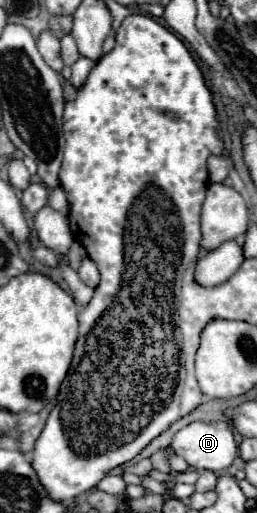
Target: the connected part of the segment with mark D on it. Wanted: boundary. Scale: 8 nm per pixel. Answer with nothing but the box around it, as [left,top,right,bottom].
[170,422,236,470]

